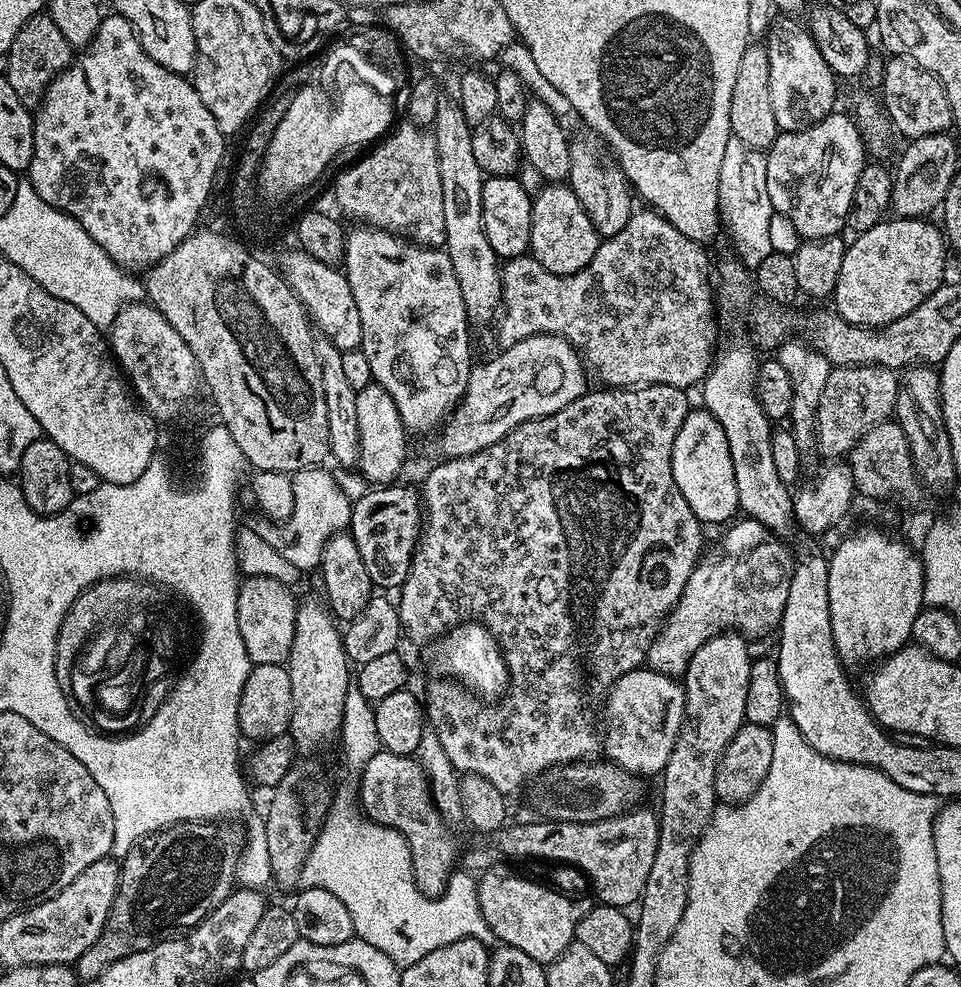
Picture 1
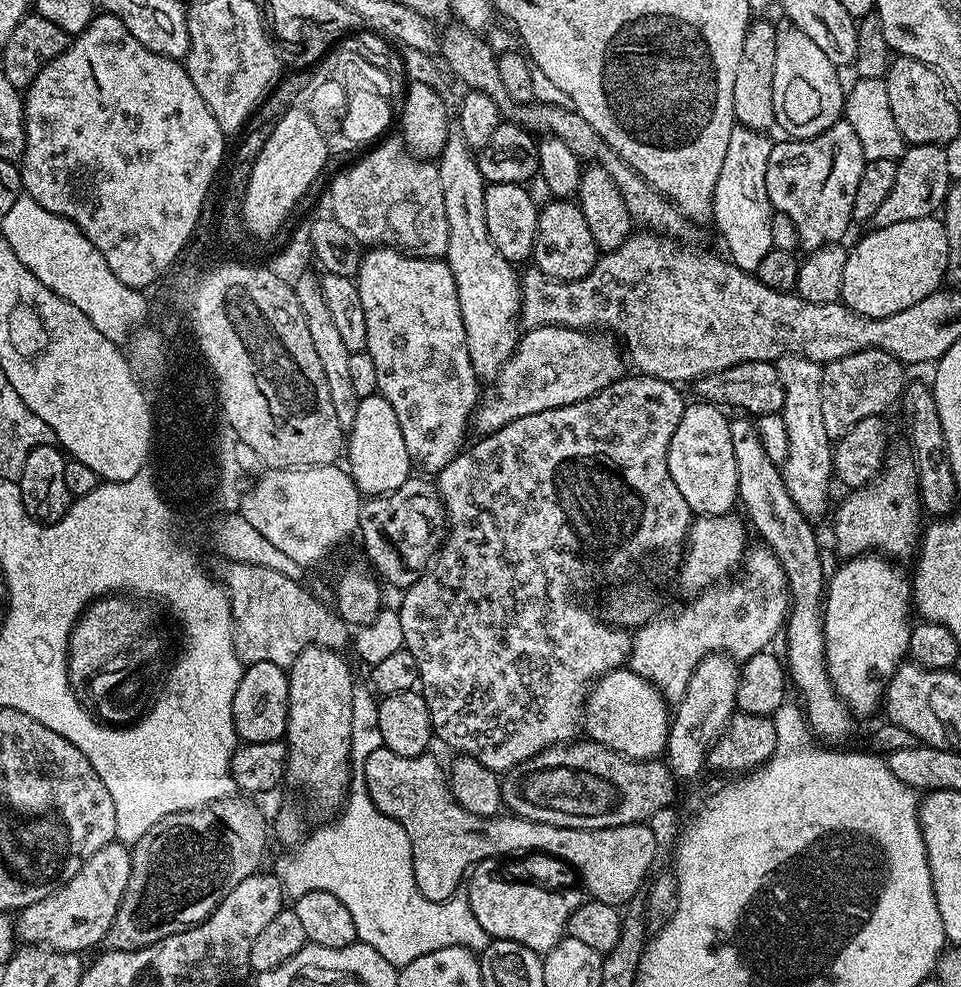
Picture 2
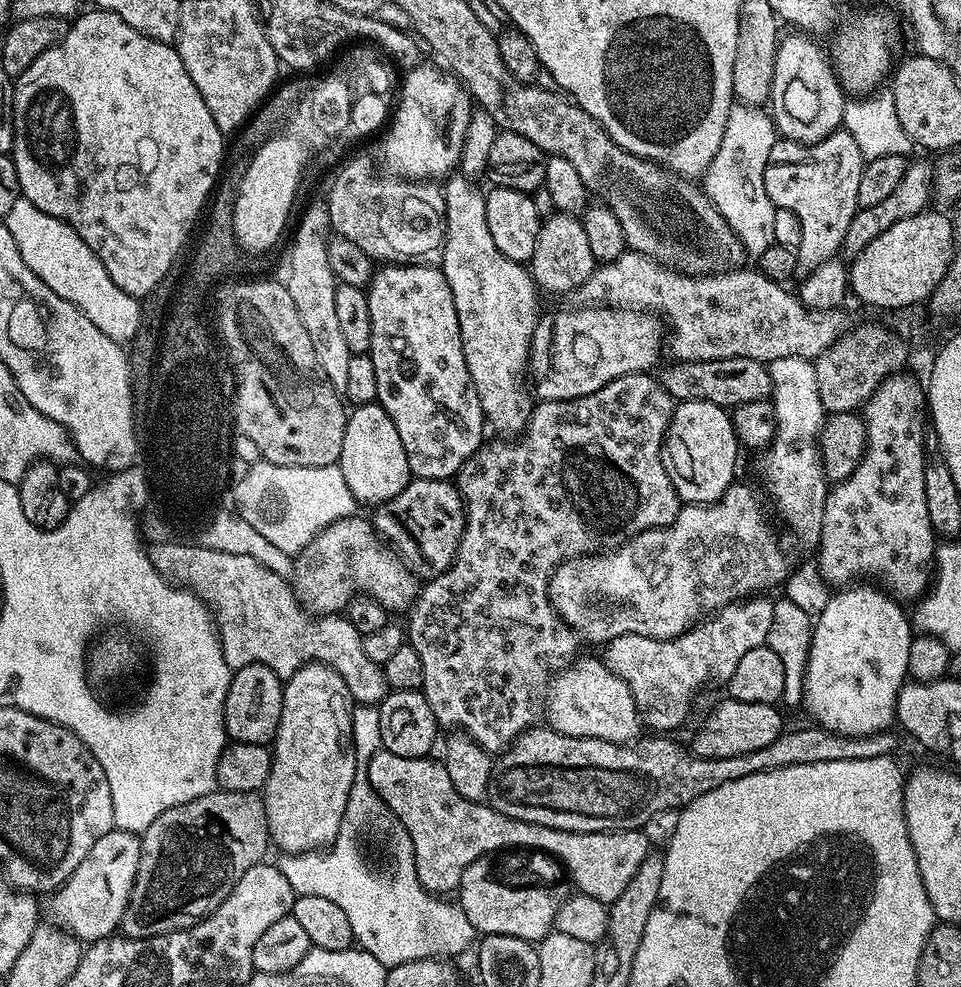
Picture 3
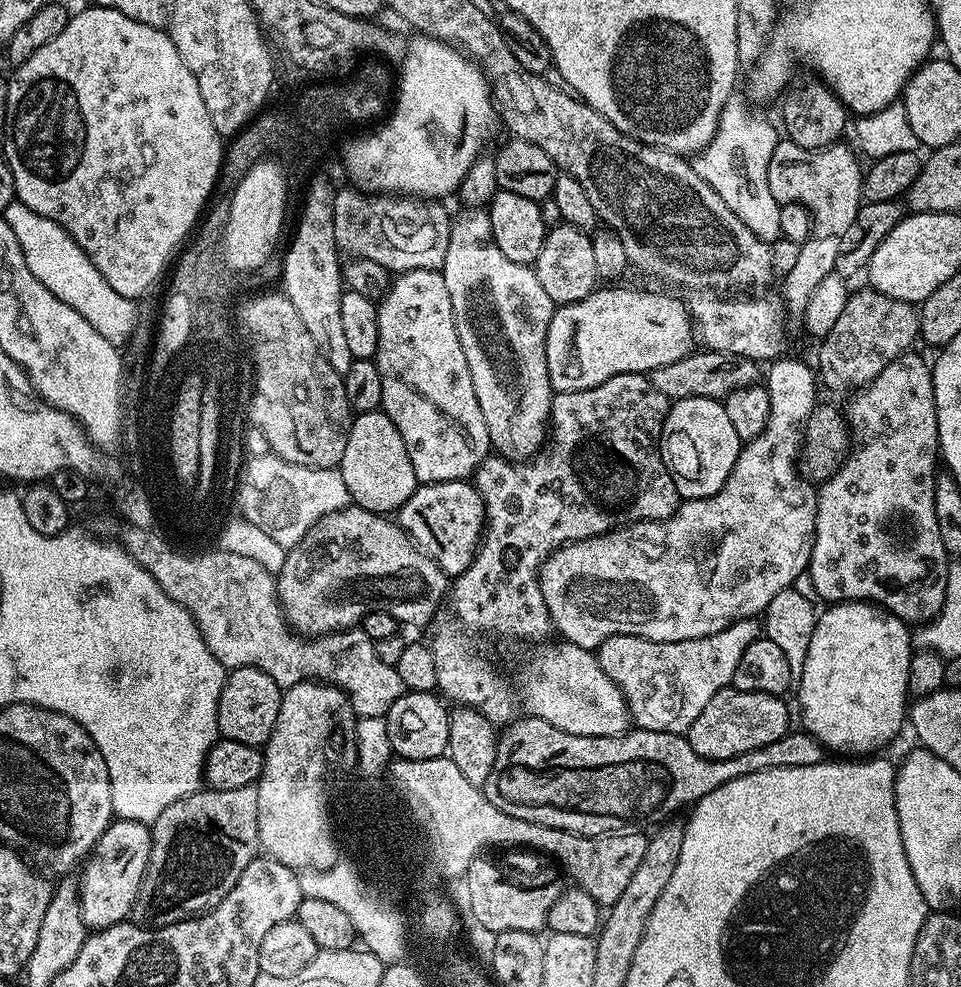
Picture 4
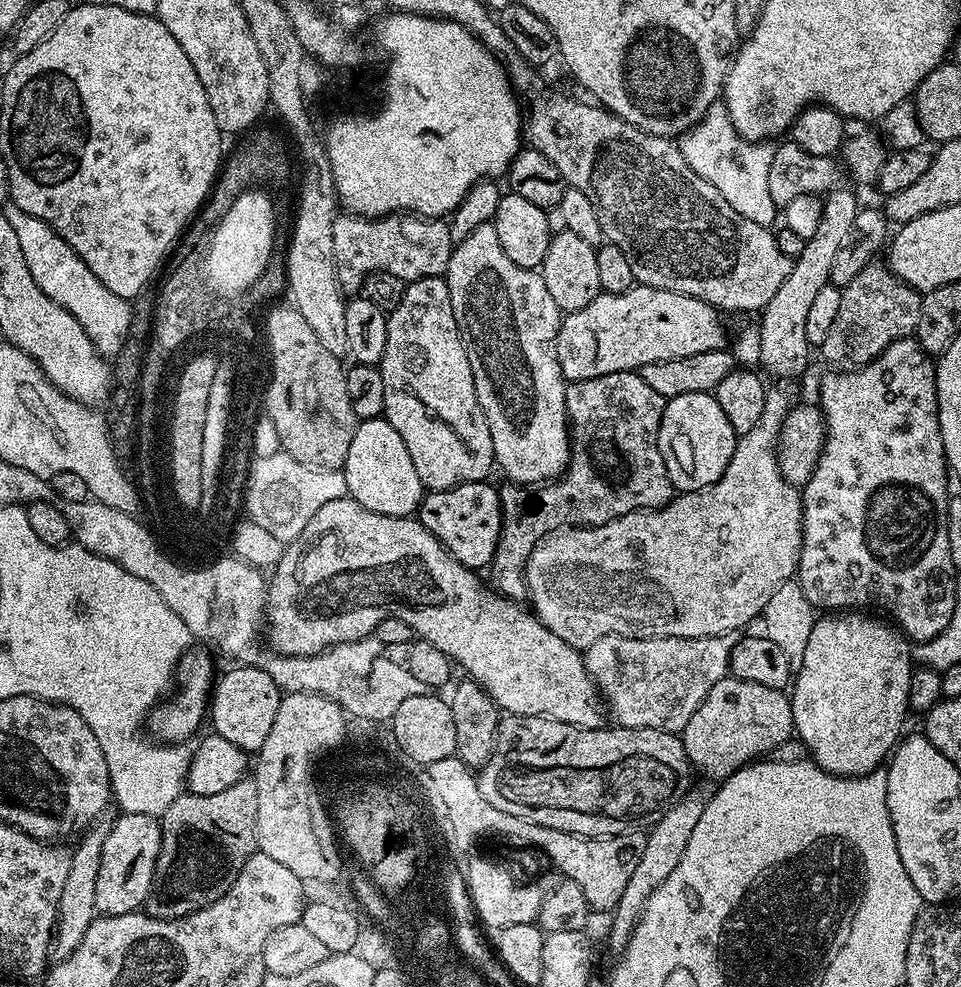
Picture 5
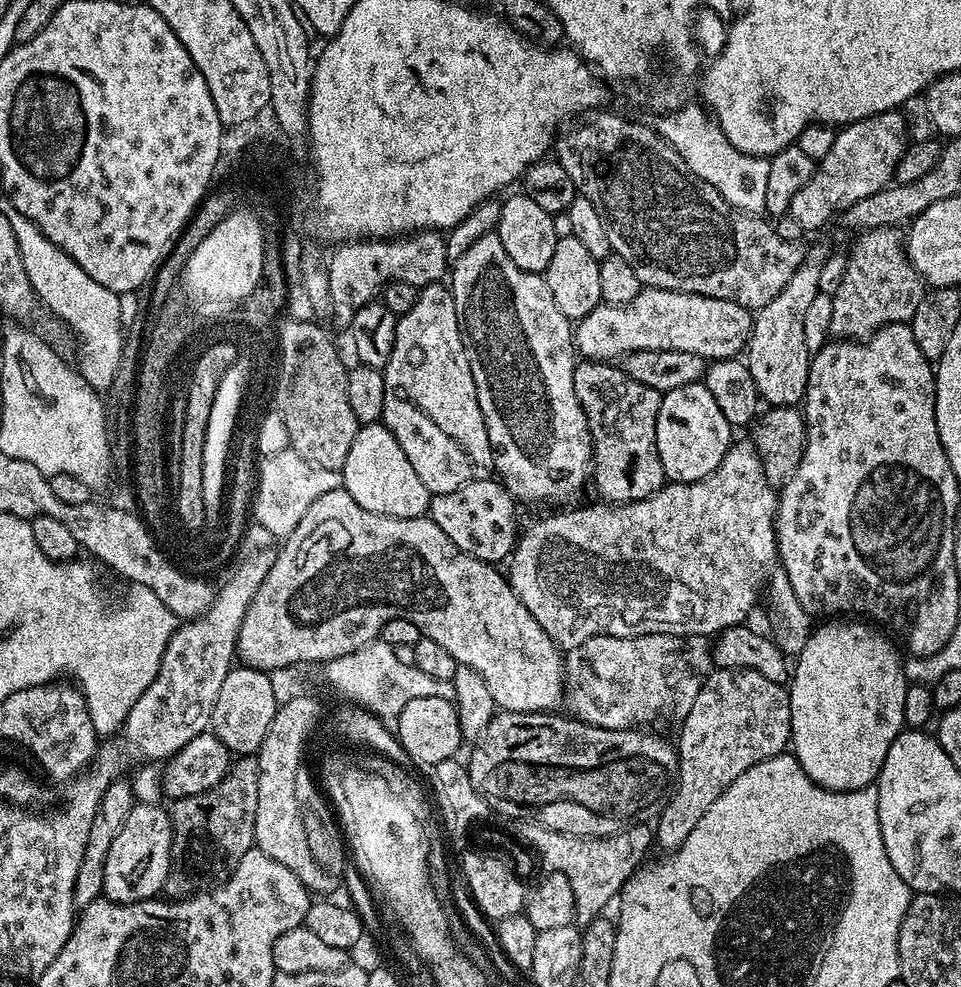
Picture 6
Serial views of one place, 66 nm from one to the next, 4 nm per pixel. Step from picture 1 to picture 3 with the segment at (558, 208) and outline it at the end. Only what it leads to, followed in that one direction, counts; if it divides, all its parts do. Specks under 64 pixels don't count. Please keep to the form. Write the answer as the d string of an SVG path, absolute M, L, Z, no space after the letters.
M556 212L541 223L538 246L534 246L534 254L530 261L532 279L541 289L575 293L592 277L597 267L598 261L594 254L590 254L590 241L586 238L584 221L580 216Z

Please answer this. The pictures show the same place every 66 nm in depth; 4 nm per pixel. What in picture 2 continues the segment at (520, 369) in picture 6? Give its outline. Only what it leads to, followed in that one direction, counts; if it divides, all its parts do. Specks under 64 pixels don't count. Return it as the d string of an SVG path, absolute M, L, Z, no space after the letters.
M459 130L448 133L448 141L438 157L438 167L442 178L442 198L446 202L446 222L450 230L448 255L450 270L454 274L454 286L458 290L458 306L462 310L462 326L468 339L470 362L481 381L491 381L501 366L512 357L518 343L517 320L520 315L520 276L515 272L513 261L502 258L486 230L484 213L484 190L486 182L476 165L476 156L468 149Z

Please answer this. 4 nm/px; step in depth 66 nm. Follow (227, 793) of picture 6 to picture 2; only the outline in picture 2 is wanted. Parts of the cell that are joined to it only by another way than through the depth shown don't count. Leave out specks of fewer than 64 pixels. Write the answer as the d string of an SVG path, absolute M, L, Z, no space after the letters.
M233 794L221 800L203 804L201 808L186 810L185 812L175 812L158 822L154 822L154 826L150 826L150 830L146 830L146 834L142 834L142 838L138 838L136 843L131 845L132 865L130 866L130 882L126 882L126 890L122 894L118 912L114 914L114 922L110 922L110 930L104 935L102 944L105 949L113 952L118 950L138 950L139 948L150 946L170 934L183 932L184 929L191 928L193 924L200 924L220 905L222 898L226 898L226 894L230 894L230 890L234 890L234 886L238 886L238 882L242 882L242 878L257 875L259 868L256 867L259 866L260 858L264 854L264 847L268 844L268 836L270 840L270 824L269 821L268 824L264 821L263 814L248 800L251 799L245 798L240 794Z

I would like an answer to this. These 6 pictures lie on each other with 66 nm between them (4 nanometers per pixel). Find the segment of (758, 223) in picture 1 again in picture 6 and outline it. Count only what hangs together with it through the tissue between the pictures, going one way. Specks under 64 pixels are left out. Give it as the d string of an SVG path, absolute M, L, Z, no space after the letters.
M692 102L677 112L657 115L654 121L656 135L661 136L680 155L682 162L686 162L686 166L698 174L702 182L714 186L714 190L722 194L731 208L749 214L763 213L766 206L766 182L770 175L768 160L763 156L742 154L742 150L732 146L730 138L722 134L720 123L697 104Z

